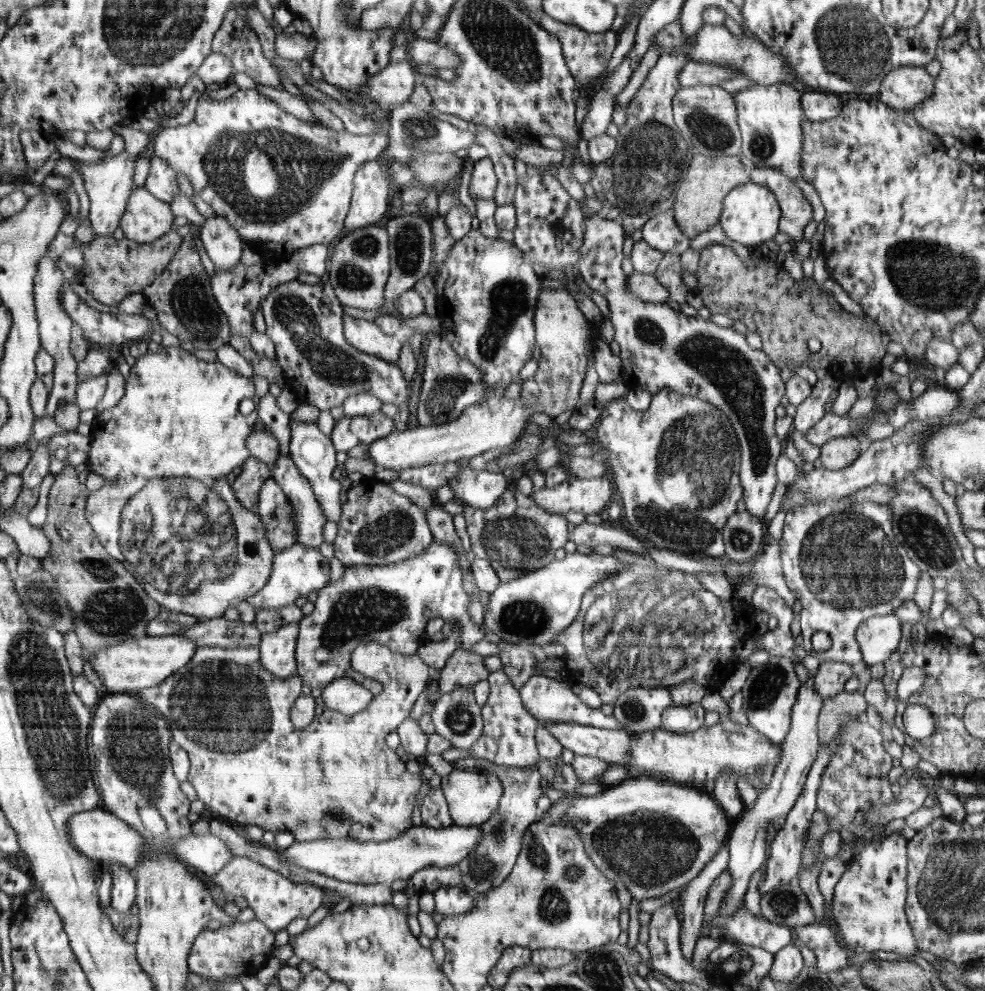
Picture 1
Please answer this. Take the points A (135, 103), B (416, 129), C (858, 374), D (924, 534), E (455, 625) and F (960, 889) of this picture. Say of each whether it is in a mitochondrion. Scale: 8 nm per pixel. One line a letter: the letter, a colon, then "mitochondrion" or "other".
A: other
B: mitochondrion
C: other
D: mitochondrion
E: other
F: mitochondrion

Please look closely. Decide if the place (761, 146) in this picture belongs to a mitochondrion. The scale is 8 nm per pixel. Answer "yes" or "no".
yes

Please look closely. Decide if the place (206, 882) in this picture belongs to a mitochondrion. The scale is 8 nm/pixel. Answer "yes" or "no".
no

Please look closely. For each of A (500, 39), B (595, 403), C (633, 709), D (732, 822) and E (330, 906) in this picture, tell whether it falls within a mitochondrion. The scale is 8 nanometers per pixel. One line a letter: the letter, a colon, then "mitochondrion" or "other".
A: mitochondrion
B: other
C: mitochondrion
D: other
E: other

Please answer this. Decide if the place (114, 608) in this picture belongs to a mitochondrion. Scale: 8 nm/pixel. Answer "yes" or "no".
yes

